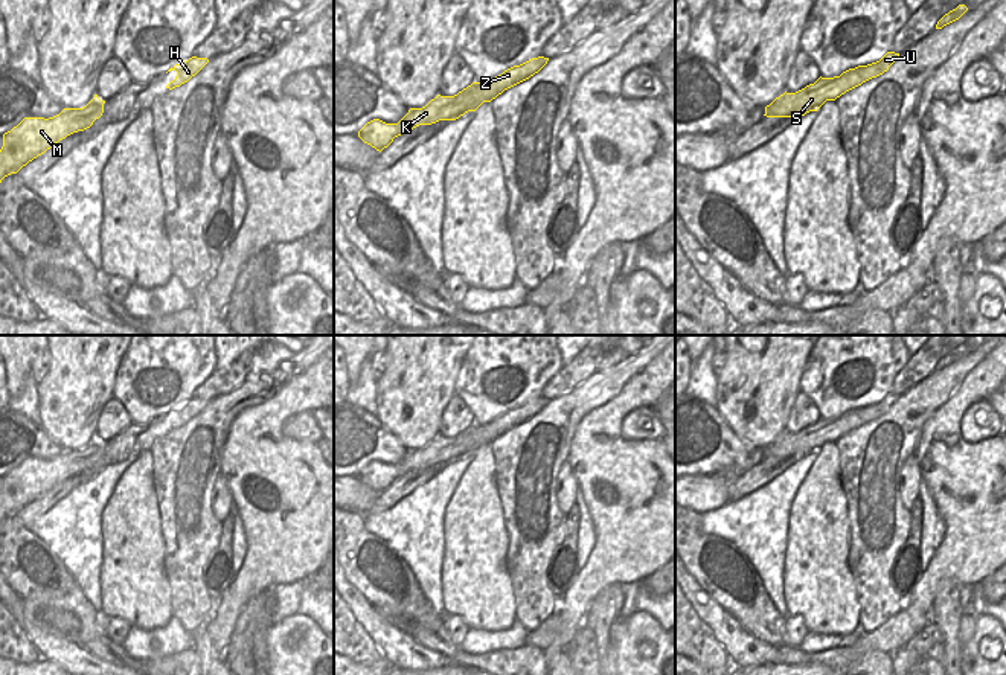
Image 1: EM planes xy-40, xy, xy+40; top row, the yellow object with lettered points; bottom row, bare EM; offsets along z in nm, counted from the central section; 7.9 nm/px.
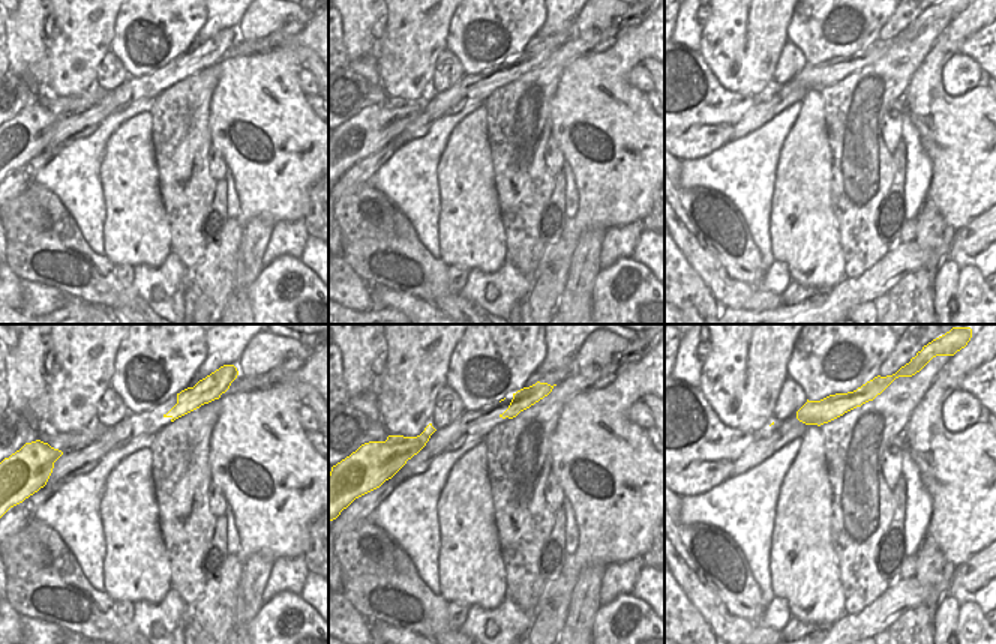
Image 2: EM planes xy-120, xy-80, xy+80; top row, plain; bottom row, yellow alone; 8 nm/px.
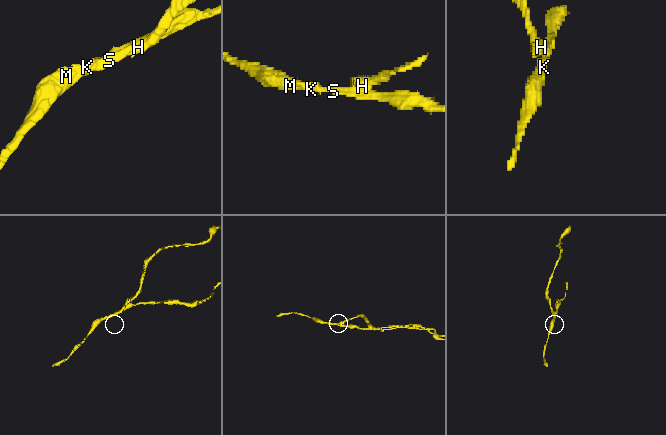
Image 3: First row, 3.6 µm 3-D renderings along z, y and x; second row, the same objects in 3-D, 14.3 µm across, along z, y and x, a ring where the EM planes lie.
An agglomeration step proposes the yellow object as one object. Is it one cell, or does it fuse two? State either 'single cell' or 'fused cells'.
fused cells

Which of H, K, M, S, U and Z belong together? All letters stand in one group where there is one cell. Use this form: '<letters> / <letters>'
H Z / K M S U

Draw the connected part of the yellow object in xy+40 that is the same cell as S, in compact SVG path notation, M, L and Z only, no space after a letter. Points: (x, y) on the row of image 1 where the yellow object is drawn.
M887 52L879 61L858 66L834 78L819 78L814 84L796 93L783 93L765 107L767 117L800 119L809 111L817 111L826 101L835 101L846 91L876 78L889 70L899 53Z

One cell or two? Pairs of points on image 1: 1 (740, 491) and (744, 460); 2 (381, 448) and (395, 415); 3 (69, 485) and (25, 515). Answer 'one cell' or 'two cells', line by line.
1: two cells
2: two cells
3: one cell

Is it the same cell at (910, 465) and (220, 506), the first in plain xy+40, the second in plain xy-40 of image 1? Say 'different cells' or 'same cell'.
same cell

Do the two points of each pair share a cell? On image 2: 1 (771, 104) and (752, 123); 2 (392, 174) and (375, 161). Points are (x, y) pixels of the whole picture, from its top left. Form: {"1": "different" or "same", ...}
{"1": "same", "2": "different"}

